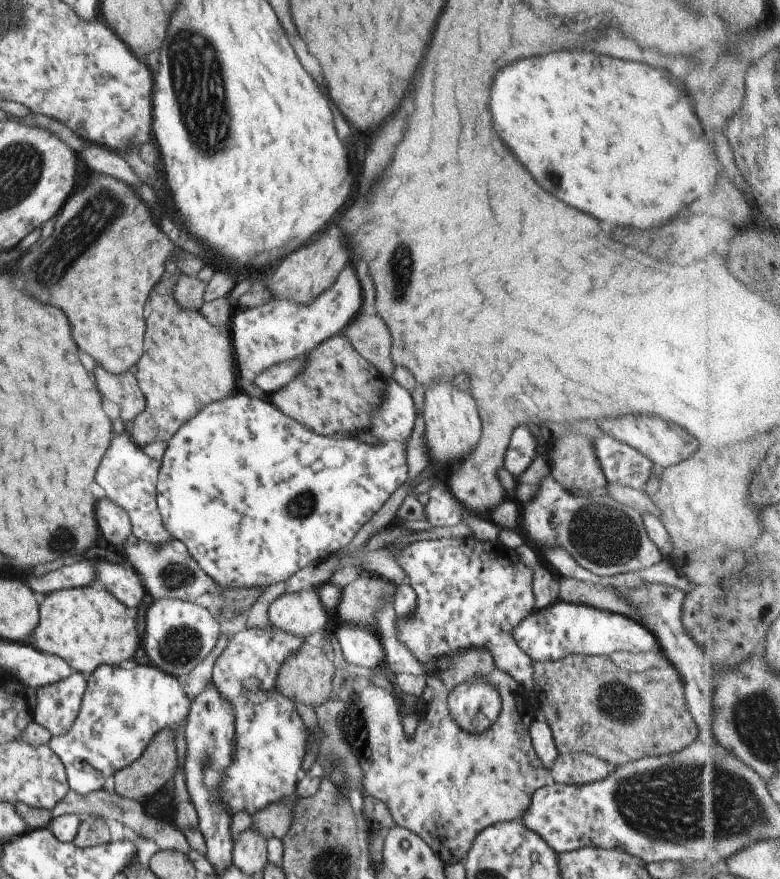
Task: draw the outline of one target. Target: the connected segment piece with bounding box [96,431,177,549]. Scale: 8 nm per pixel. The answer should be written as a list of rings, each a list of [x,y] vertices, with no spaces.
[[[123,431],[114,435],[111,440],[100,468],[96,472],[96,482],[104,490],[106,498],[118,507],[121,507],[130,518],[132,533],[142,543],[150,544],[156,549],[163,545],[176,543],[174,537],[163,526],[157,506],[157,483],[161,460],[153,460],[144,454],[142,448],[134,443],[130,434]]]

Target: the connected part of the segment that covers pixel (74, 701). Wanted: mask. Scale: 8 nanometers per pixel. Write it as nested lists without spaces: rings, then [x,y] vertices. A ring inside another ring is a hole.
[[[74,671],[61,682],[37,690],[37,706],[33,710],[33,721],[46,728],[51,735],[64,735],[79,714],[81,699],[87,690],[87,676]]]

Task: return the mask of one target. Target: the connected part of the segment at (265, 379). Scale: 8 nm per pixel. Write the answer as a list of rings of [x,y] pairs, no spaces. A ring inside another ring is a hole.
[[[303,356],[288,360],[288,362],[279,362],[276,366],[271,366],[268,370],[263,370],[260,374],[255,375],[252,382],[269,395],[288,384],[288,381],[292,380],[294,376],[298,376],[302,366],[304,366]]]

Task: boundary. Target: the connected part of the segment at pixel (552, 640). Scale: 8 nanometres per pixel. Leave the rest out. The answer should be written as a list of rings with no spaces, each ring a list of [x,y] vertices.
[[[560,600],[530,613],[513,628],[511,636],[520,651],[533,663],[558,661],[573,653],[596,657],[615,651],[646,653],[657,644],[655,636],[638,621],[589,605]]]

